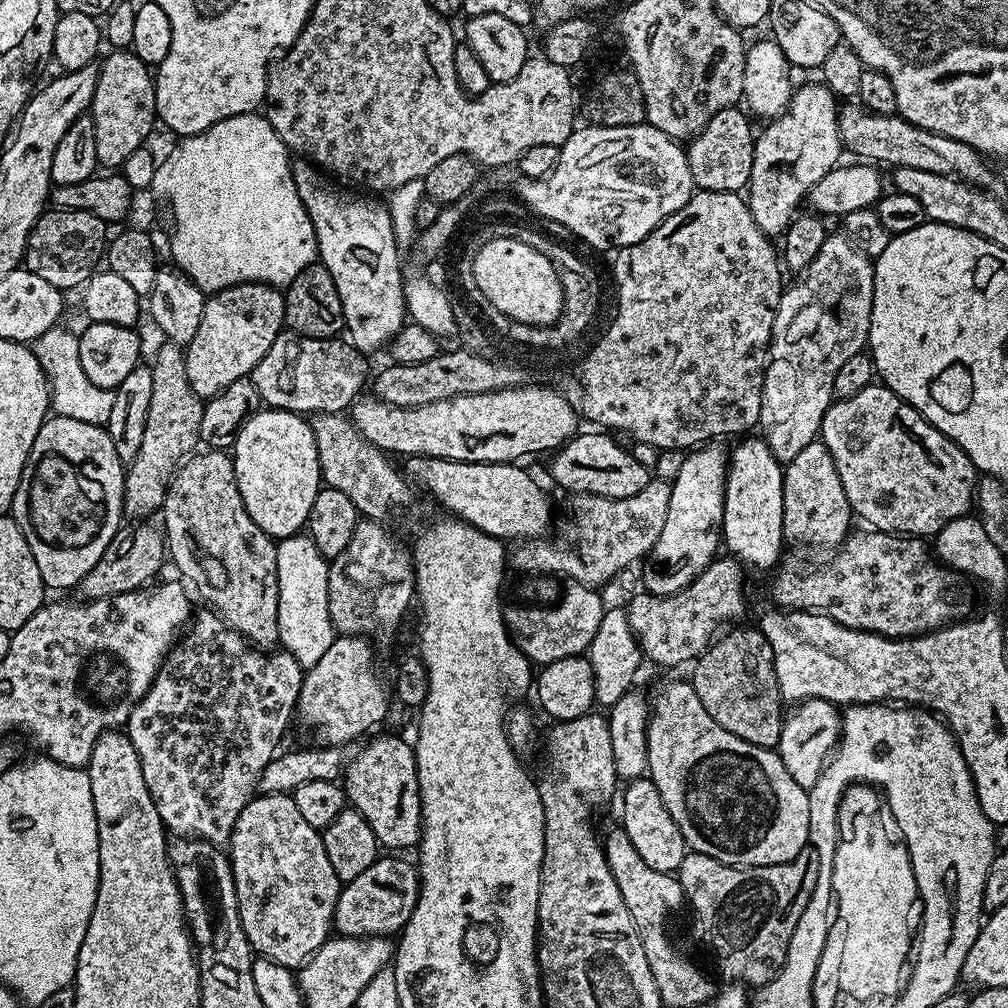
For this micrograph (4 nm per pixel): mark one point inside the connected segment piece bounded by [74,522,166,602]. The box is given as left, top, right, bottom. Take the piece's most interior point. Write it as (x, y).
(135, 555)

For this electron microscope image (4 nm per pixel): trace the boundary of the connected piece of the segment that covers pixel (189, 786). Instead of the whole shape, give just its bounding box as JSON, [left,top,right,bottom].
[126,612,305,846]

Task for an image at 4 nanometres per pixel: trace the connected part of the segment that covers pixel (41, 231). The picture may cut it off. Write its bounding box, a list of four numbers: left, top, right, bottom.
[23,208,110,290]

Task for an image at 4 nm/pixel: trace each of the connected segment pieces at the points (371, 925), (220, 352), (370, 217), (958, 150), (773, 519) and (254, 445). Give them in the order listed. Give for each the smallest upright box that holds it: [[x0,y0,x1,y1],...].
[[332,854,420,937],[184,284,284,401],[292,158,406,354],[838,102,996,189],[722,438,780,569],[230,410,322,538]]

